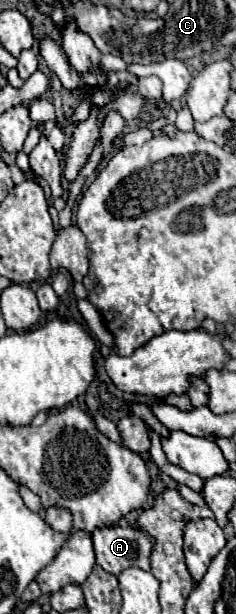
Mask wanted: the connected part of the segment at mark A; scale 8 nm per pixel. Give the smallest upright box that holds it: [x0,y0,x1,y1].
[92,524,156,576]

